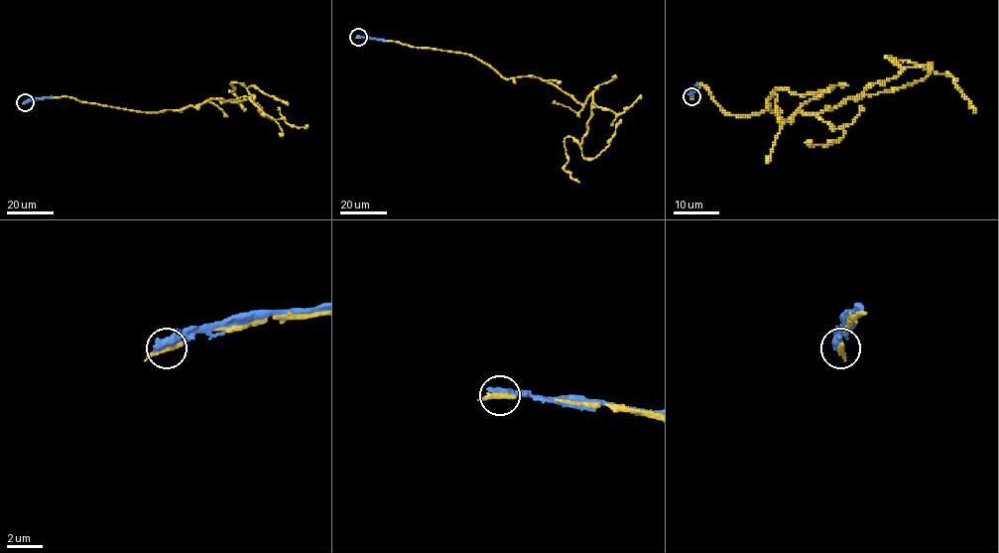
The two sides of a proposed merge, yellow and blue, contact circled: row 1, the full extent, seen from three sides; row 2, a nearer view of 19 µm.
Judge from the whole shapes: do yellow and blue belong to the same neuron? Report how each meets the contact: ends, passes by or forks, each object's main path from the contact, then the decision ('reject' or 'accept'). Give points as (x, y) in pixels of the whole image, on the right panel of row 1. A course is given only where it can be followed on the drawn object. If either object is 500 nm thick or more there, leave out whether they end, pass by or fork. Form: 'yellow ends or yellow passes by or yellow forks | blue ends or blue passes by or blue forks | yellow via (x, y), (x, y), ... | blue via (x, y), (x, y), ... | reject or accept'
yellow ends | blue ends | yellow via (691, 96), (738, 116), (822, 90), (800, 108), (827, 111), (895, 76), (890, 56), (948, 74), (975, 112) | blue via (691, 96), (696, 84) | reject

